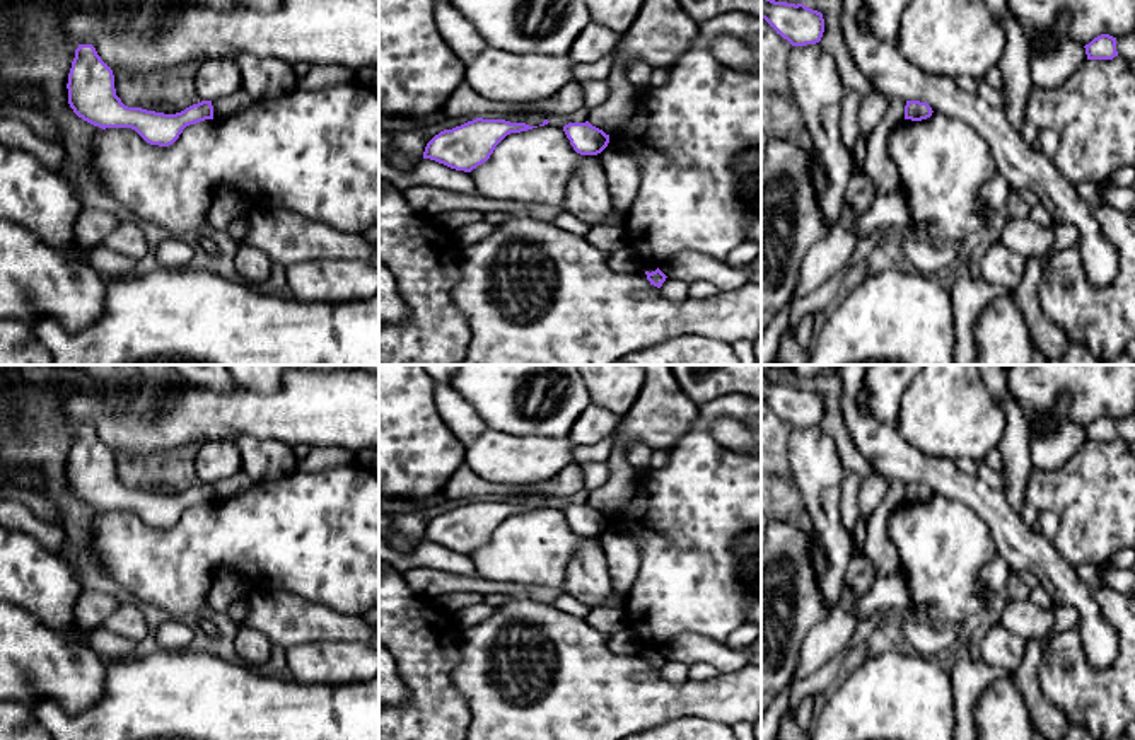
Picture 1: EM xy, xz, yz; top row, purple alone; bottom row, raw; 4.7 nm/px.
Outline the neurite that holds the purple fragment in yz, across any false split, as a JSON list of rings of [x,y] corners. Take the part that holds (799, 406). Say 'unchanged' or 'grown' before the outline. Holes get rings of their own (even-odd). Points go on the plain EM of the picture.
unchanged; [[[761,375],[761,401],[765,401],[792,428],[816,426],[824,414],[823,396],[804,385],[775,384]]]

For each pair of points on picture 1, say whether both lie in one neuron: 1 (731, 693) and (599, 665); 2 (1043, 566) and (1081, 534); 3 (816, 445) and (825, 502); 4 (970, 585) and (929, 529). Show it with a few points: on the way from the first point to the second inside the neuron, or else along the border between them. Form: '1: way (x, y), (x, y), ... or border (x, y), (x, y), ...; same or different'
1: way (698, 698), (632, 698); same
2: border (1052, 543), (1074, 568); different
3: way (816, 459), (820, 488); same
4: way (956, 572), (942, 558), (941, 543); same

